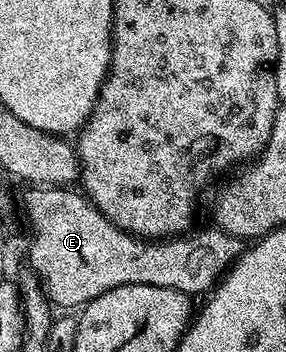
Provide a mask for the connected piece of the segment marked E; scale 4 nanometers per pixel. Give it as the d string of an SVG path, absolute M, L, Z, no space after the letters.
M32 186L28 190L24 196L24 216L28 219L29 230L32 231L32 241L28 244L26 264L40 279L40 285L44 287L50 304L60 310L79 309L94 298L106 294L106 290L114 290L115 287L127 284L169 287L170 290L189 294L204 291L207 293L244 253L246 247L241 237L231 236L215 226L209 226L205 232L193 231L187 238L155 240L133 236L131 232L124 232L118 226L114 226L114 222L107 220L87 196L79 191L71 192L71 187Z

